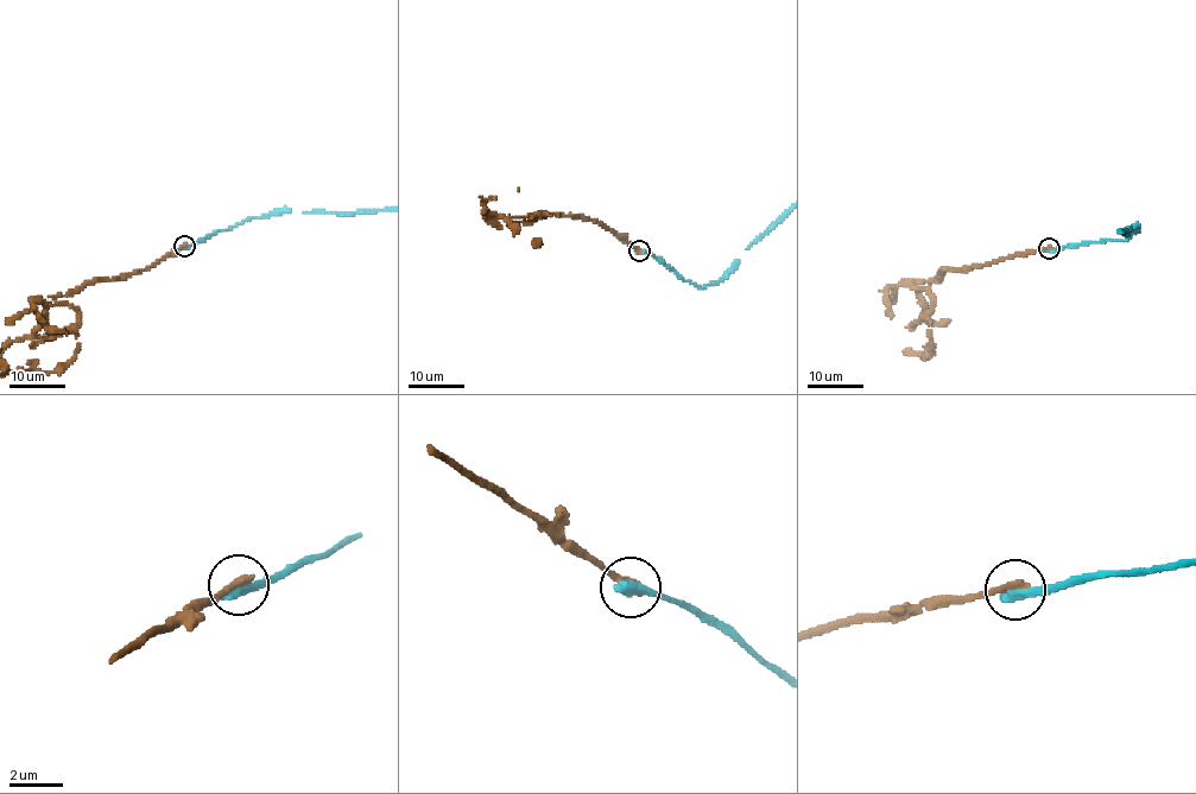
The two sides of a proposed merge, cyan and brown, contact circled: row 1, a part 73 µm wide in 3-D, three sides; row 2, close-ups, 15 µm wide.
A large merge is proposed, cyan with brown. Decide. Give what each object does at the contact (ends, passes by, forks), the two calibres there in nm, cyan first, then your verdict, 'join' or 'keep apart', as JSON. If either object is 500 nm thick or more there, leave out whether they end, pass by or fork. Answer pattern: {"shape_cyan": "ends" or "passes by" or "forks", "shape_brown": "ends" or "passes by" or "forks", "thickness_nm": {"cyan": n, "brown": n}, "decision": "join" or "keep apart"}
{"thickness_nm": {"cyan": 500, "brown": 400}, "decision": "keep apart"}

